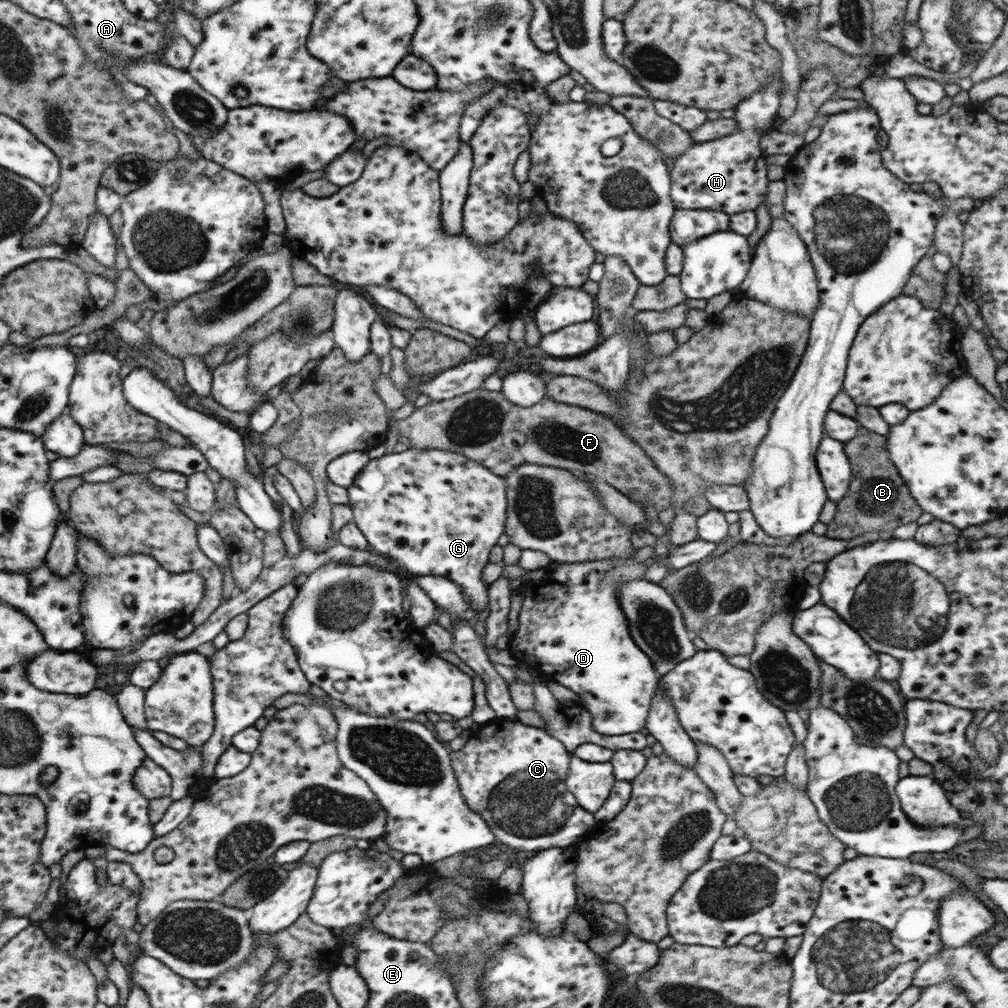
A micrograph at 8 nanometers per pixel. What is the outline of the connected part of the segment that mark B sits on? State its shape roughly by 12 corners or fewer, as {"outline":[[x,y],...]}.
{"outline":[[862,426],[845,443],[851,483],[826,537],[894,530],[923,513]]}

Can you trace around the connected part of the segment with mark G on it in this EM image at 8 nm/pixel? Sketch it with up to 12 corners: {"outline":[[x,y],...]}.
{"outline":[[410,448],[347,488],[376,552],[489,604],[505,477]]}

